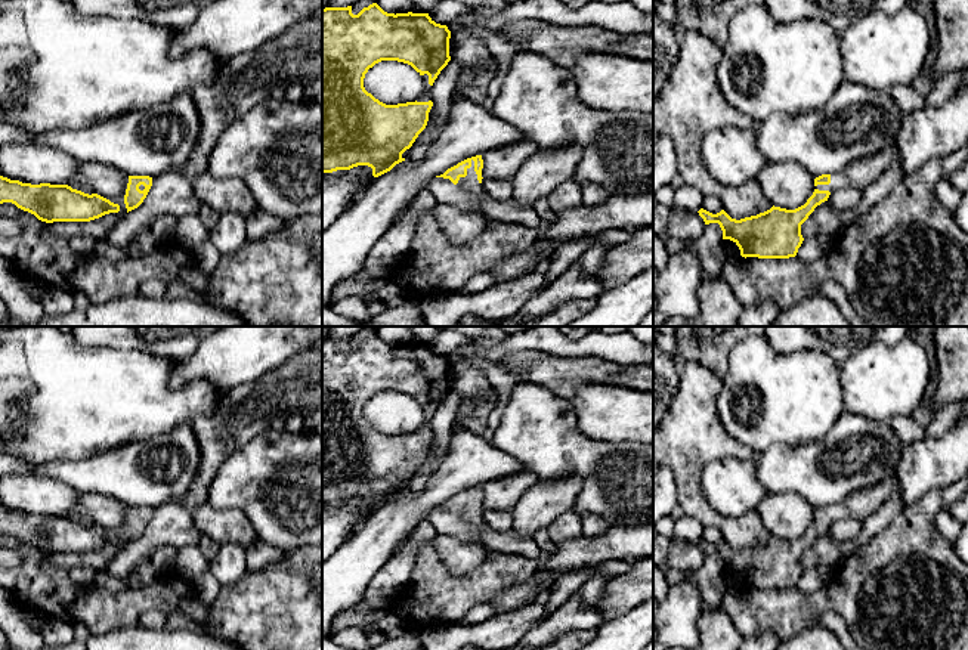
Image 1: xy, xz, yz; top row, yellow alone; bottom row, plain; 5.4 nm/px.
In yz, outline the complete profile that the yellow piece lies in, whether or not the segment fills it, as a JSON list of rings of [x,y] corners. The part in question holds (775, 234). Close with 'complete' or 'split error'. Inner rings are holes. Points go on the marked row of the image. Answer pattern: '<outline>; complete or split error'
[[[885,148],[873,155],[851,161],[842,170],[814,179],[814,192],[807,202],[795,210],[771,207],[757,216],[732,219],[724,210],[712,214],[703,208],[698,213],[705,225],[718,223],[723,239],[733,241],[742,257],[789,259],[795,257],[804,238],[801,225],[817,205],[828,201],[838,189],[856,188],[865,191],[893,162],[896,151]]]; split error

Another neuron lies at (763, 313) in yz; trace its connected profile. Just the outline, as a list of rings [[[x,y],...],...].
[[[760,297],[754,306],[743,307],[740,326],[771,326],[779,313],[780,309],[771,298]]]

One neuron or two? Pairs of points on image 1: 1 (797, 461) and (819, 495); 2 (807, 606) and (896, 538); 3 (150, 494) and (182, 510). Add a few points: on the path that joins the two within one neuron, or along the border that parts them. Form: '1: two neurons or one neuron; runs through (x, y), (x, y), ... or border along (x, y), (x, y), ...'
1: one neuron; runs through (806, 470), (819, 486)
2: one neuron; runs through (829, 597), (840, 594), (874, 560)
3: two neurons; border along (194, 480), (185, 497), (172, 498), (152, 508)

